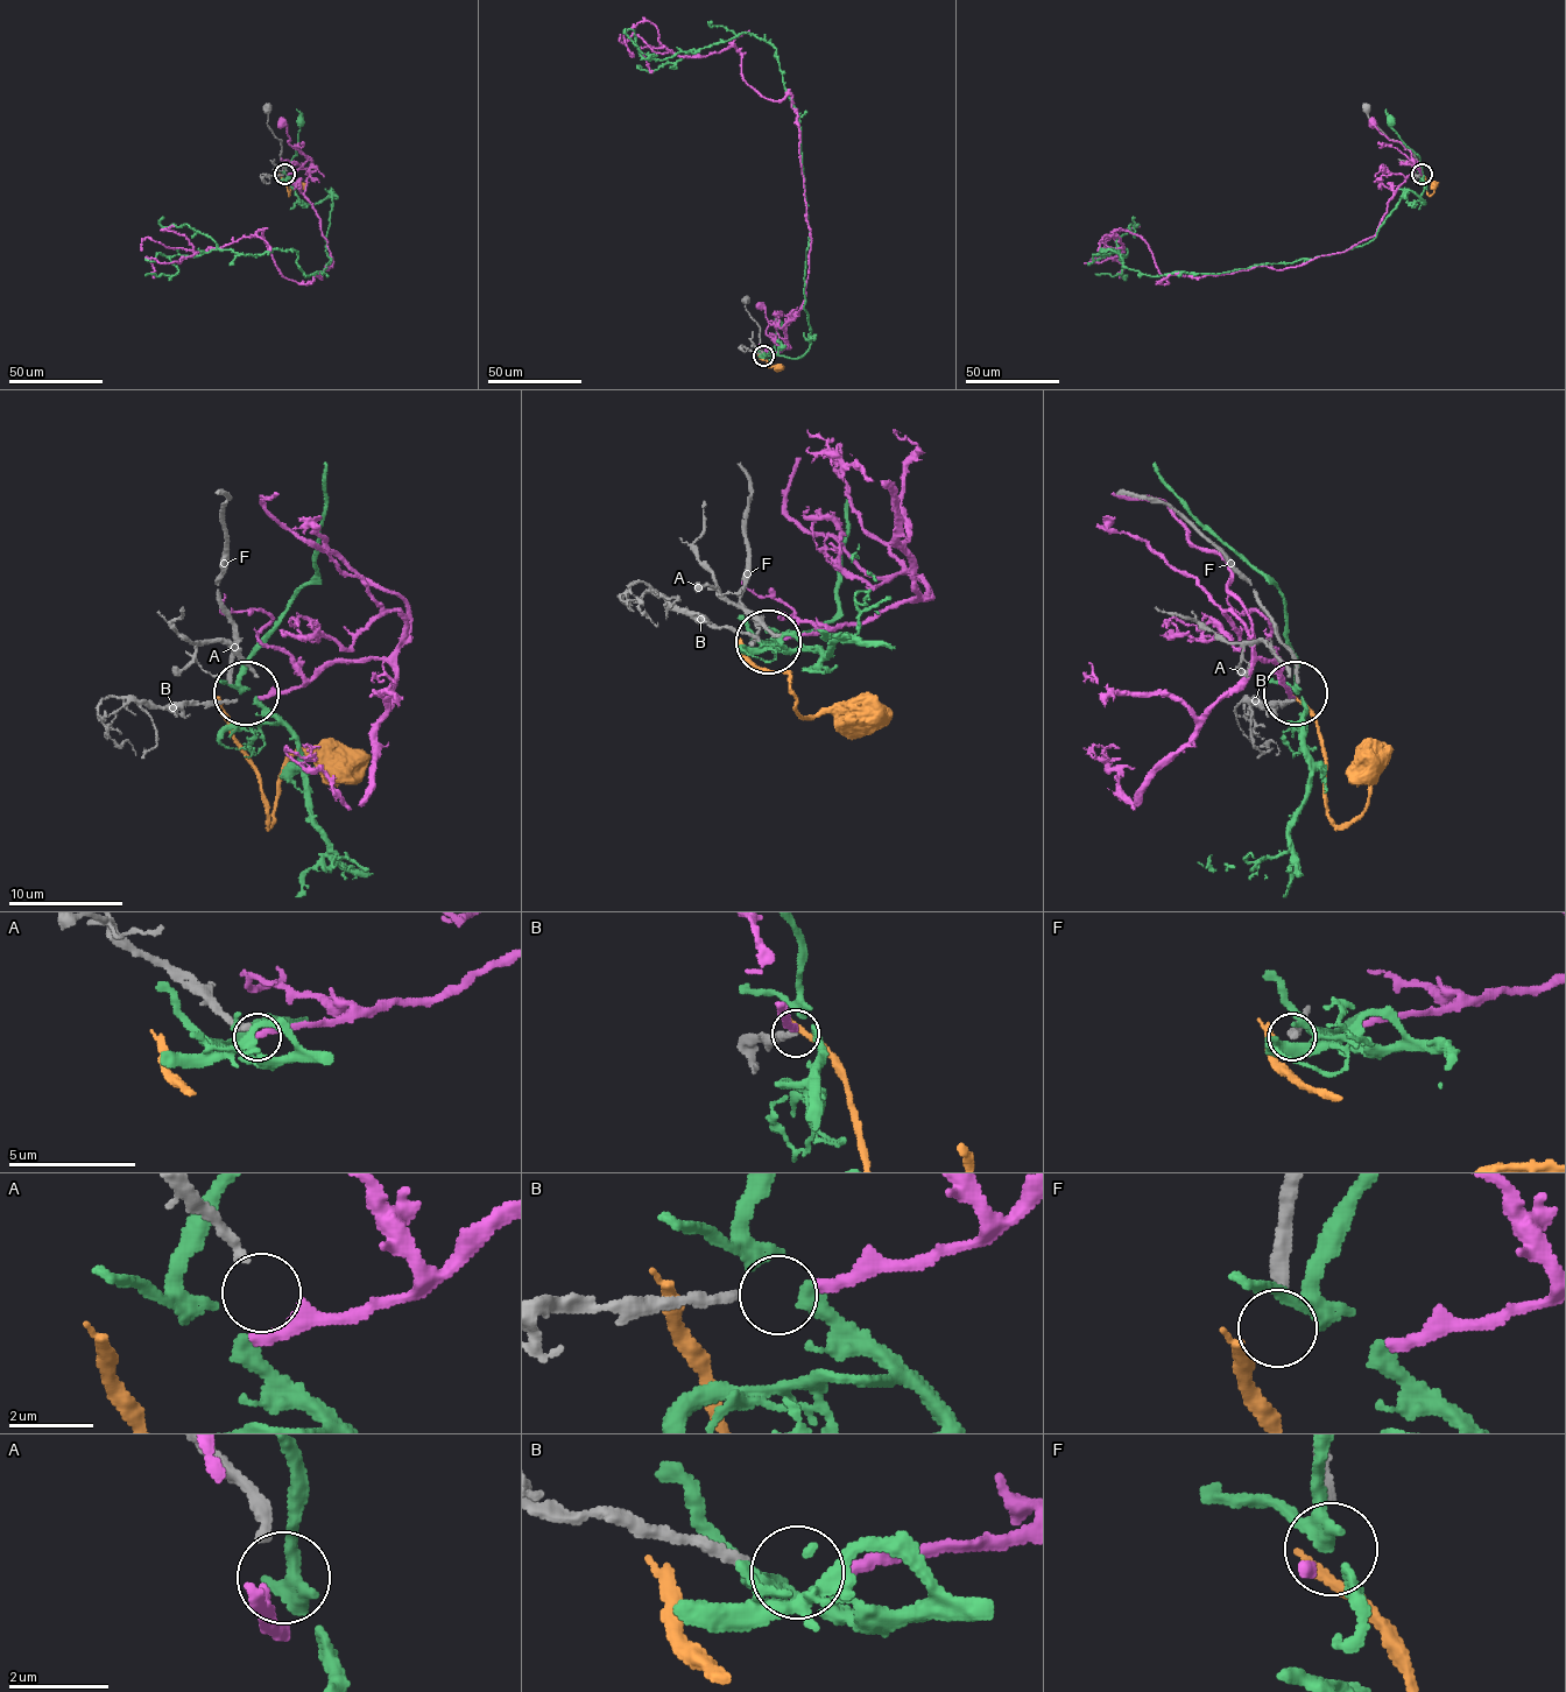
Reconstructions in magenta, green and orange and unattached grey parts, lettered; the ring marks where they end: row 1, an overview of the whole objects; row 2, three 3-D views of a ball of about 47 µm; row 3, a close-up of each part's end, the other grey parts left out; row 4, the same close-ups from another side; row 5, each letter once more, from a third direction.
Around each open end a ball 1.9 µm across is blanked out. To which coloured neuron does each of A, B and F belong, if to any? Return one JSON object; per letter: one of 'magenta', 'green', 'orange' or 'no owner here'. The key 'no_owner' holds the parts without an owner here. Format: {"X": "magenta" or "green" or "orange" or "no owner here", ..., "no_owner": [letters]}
{"A": "no owner here", "B": "magenta", "F": "no owner here", "no_owner": ["A", "F"]}

